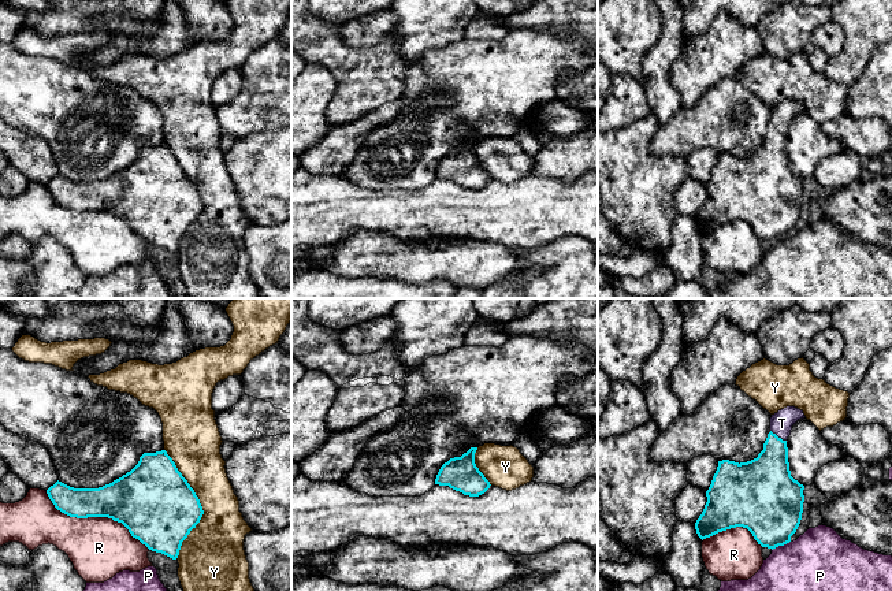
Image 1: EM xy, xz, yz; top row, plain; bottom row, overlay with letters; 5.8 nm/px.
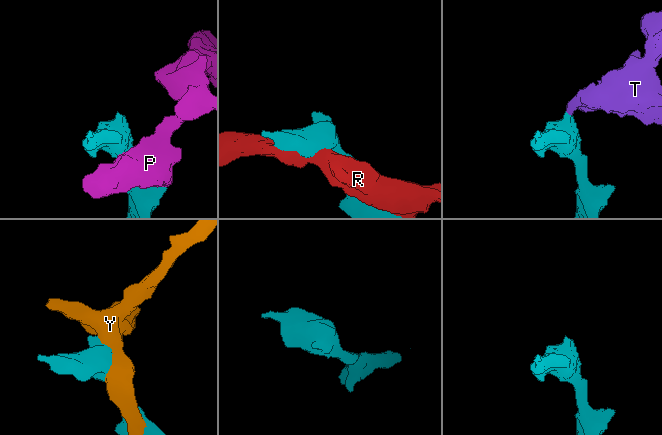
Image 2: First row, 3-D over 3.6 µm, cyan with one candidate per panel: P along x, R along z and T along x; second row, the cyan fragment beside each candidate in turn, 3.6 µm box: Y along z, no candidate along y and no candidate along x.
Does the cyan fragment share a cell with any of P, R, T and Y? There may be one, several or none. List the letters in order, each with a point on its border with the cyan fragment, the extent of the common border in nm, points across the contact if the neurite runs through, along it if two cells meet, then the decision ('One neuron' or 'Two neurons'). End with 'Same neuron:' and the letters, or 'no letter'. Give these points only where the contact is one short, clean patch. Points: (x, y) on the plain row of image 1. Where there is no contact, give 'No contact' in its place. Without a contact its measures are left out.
P: Touches cyan at yz (780, 238). Shared border 130 nm. Two neurons
R: Touches cyan at xy (96, 209). Shared border 700 nm. Two neurons
T: Touches cyan at yz (777, 130). Shared border 120 nm. Path across: yz (768, 171), (777, 130), (781, 116). One neuron
Y: Touches cyan at xy (200, 197). Shared border 650 nm. Two neurons
Same neuron: T

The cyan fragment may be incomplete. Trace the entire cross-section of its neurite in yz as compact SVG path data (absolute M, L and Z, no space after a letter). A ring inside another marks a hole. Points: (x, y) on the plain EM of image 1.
M787 100L770 111L763 144L747 156L718 155L707 196L695 216L703 234L718 226L747 222L762 241L791 235L803 207L804 179L791 170L787 133L803 104Z

